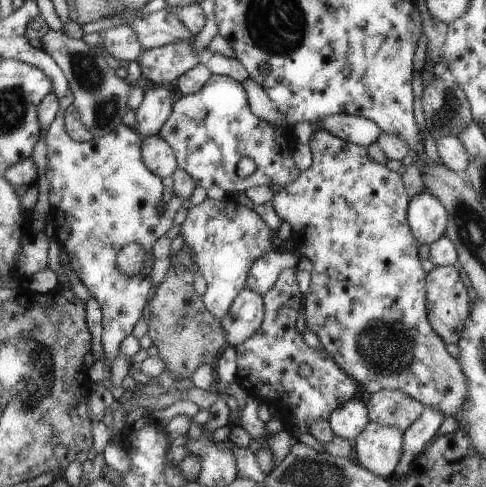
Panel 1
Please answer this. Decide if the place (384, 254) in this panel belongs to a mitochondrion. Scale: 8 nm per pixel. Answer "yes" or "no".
no

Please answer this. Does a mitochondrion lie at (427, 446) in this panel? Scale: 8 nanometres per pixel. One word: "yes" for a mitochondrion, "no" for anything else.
no

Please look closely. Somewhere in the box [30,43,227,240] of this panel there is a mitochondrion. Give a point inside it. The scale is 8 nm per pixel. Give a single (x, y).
(91, 77)

